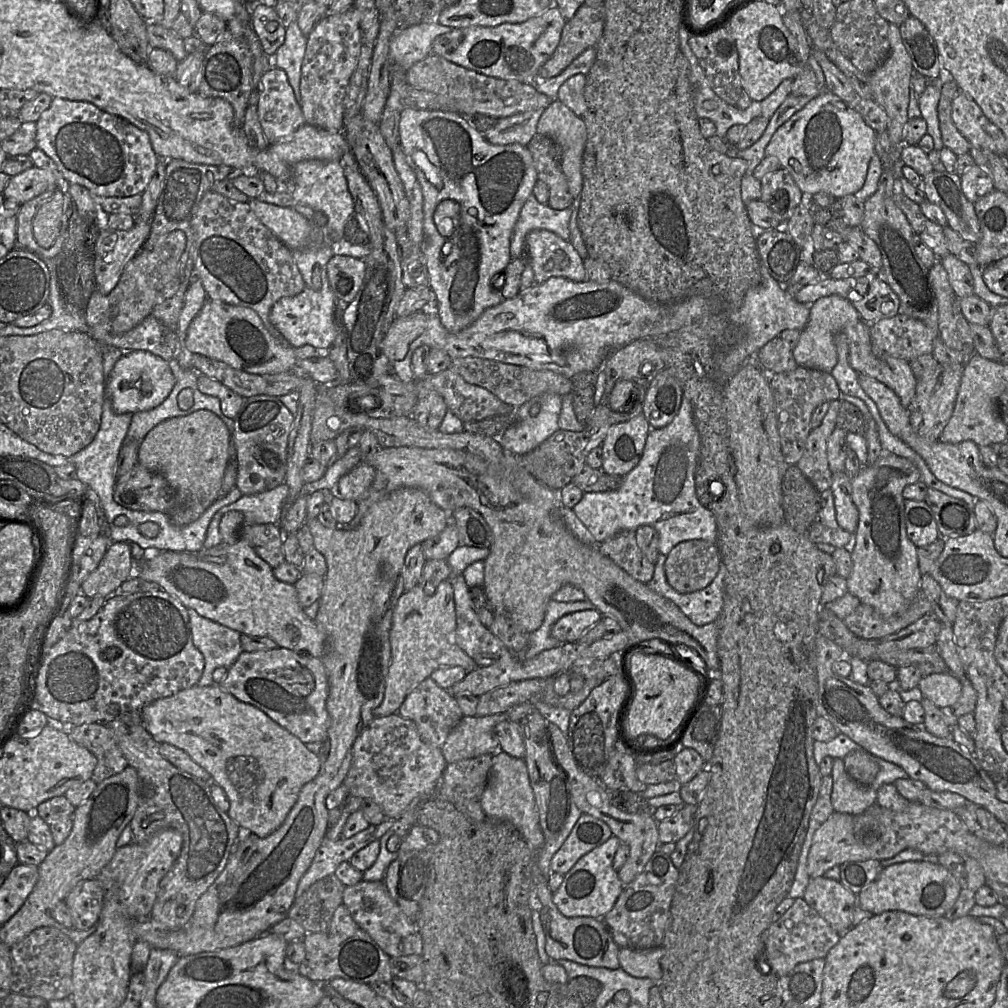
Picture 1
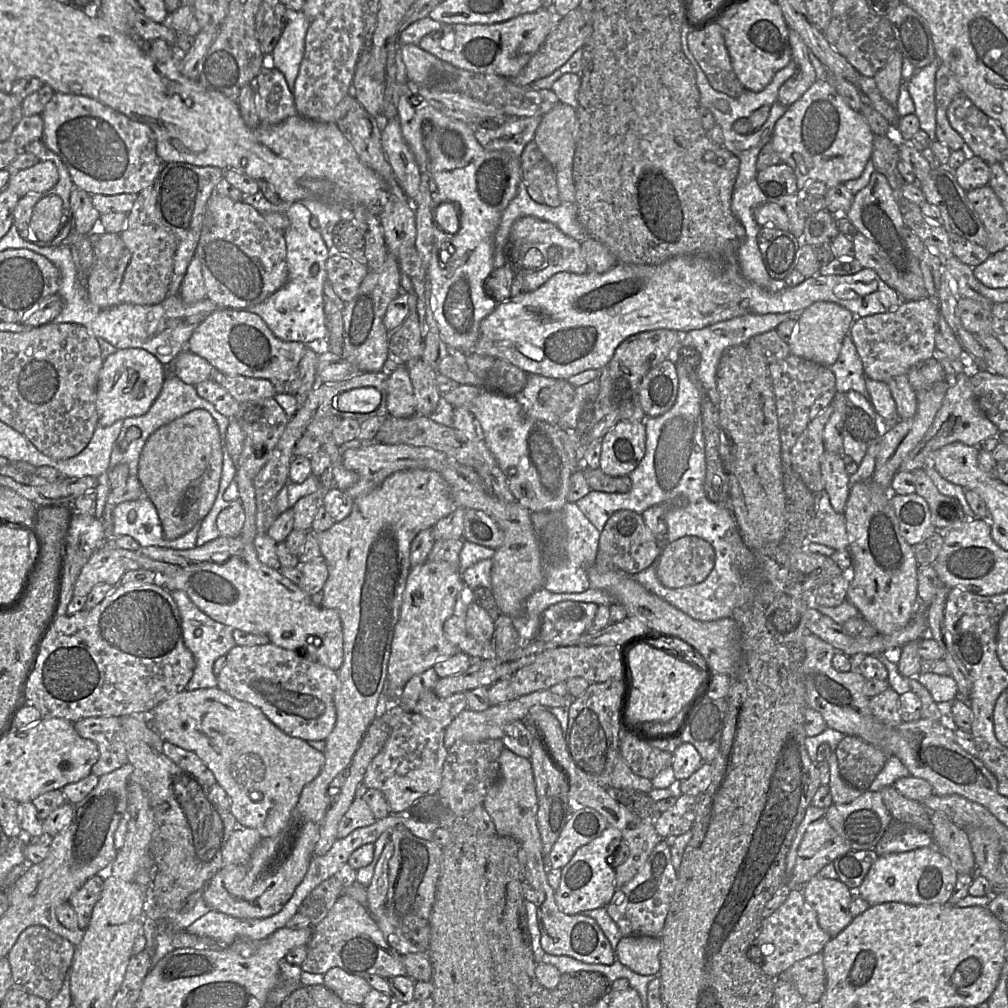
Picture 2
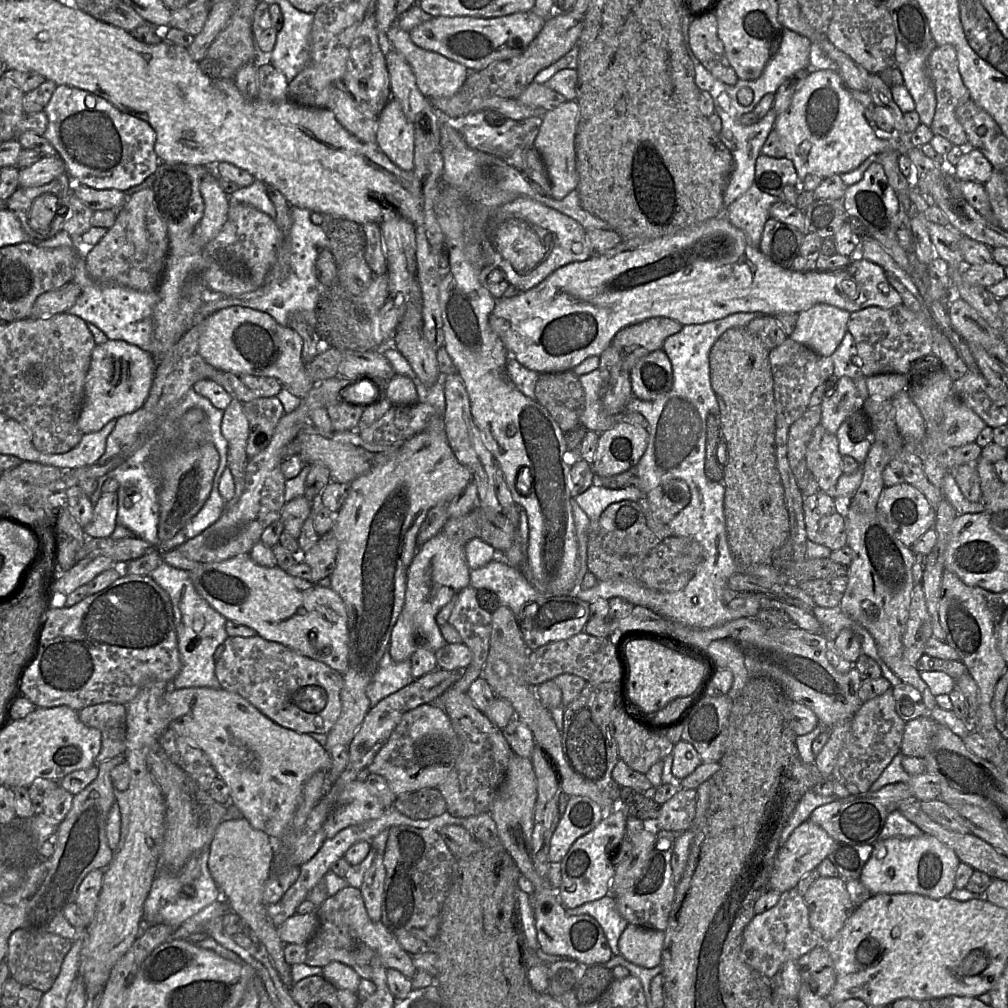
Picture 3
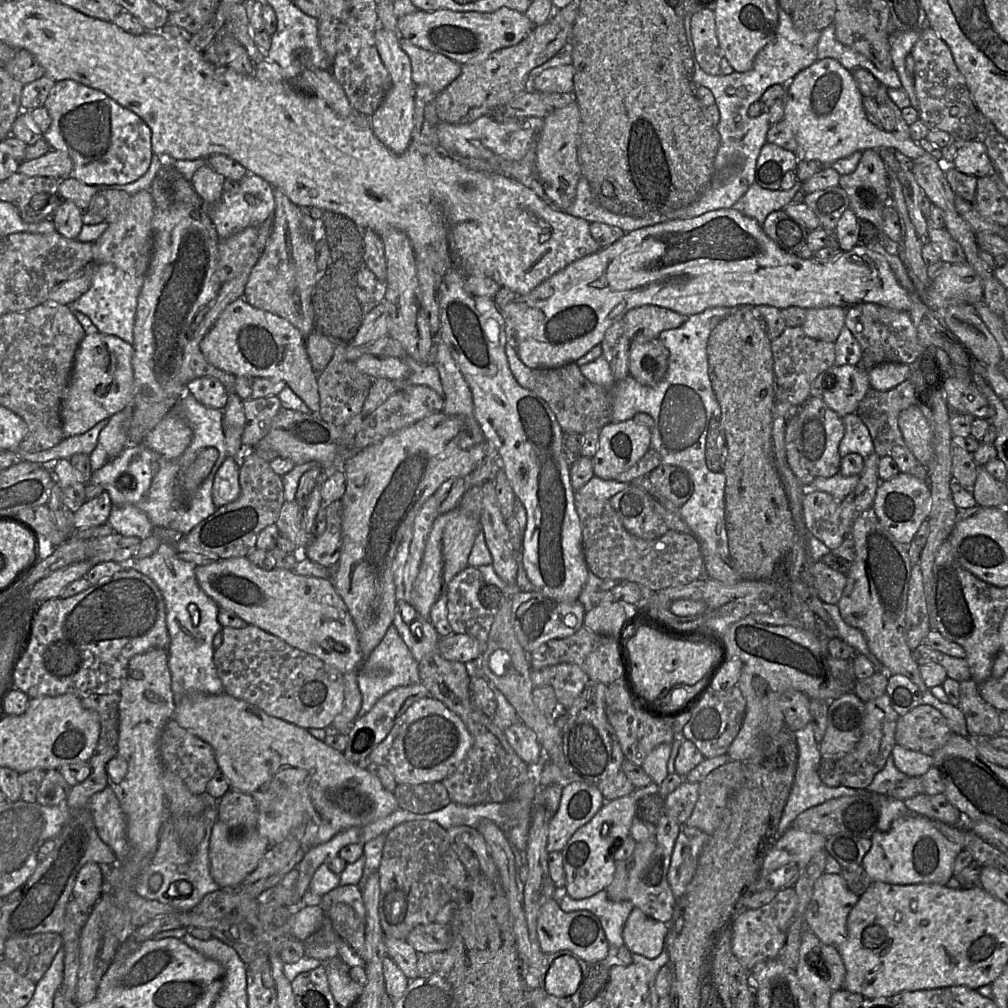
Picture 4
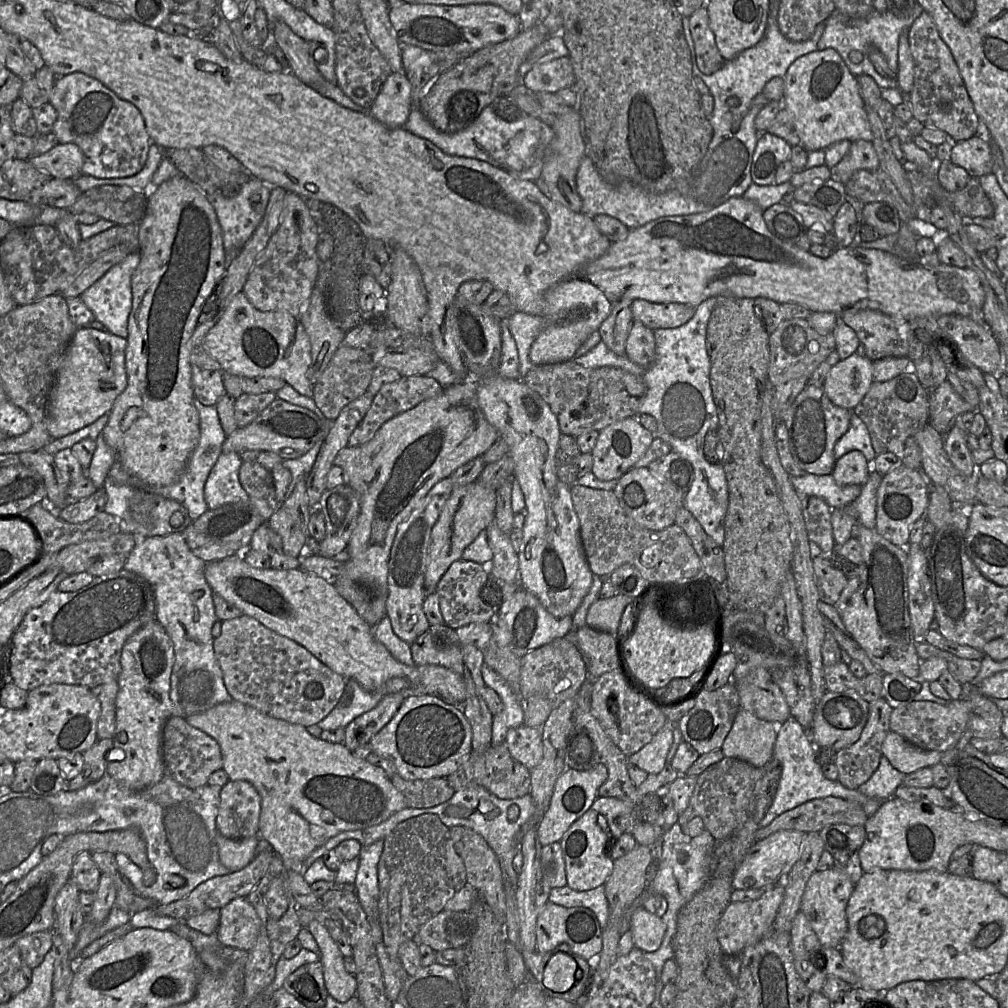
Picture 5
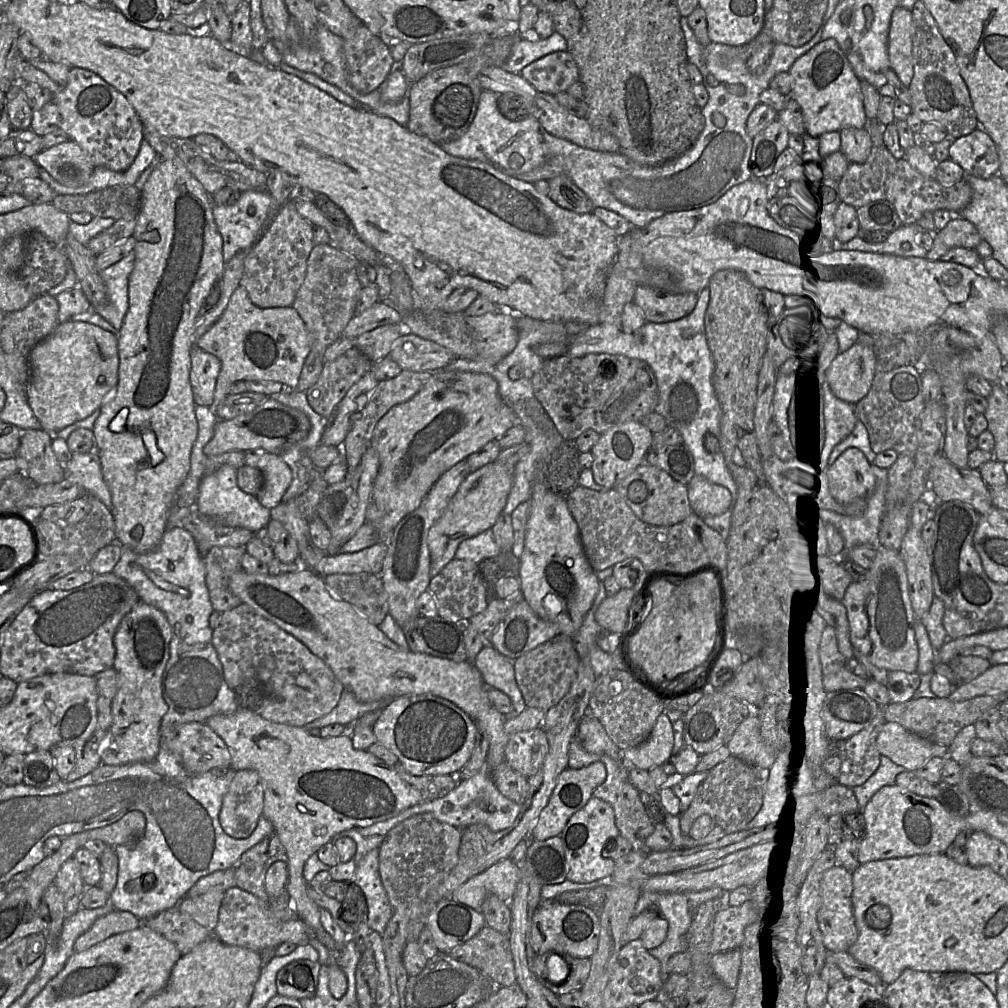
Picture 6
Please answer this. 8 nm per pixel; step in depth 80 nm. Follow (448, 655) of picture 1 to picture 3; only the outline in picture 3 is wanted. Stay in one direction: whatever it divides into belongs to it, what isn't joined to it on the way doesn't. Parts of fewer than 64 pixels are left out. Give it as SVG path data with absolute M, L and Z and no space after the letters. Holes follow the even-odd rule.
M439 532L417 550L407 571L404 606L393 628L389 644L390 656L395 662L410 659L419 648L436 653L447 644L436 623L436 615L469 585L470 568L466 562L464 546Z

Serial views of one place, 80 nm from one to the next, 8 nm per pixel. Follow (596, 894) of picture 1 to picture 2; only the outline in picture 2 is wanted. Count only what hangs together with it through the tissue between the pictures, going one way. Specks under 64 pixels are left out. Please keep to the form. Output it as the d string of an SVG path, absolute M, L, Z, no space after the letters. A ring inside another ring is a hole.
M609 826L599 837L580 847L571 860L561 869L560 884L555 890L554 896L563 913L576 915L585 910L606 907L609 904L617 889L615 871L611 862L621 840L621 831Z

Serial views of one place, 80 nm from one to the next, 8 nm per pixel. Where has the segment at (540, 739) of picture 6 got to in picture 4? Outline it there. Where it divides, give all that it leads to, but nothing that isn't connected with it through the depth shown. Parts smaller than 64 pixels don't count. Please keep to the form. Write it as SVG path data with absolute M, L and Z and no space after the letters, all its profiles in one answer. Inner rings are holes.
M520 720L504 731L515 753L528 765L538 766L543 760L543 750L536 733Z

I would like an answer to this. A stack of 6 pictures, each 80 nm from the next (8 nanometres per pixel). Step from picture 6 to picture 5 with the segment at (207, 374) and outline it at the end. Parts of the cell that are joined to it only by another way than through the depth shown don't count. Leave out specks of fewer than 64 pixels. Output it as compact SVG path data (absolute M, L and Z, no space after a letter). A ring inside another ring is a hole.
M191 366L194 398L204 406L215 406L226 394L220 370L207 370Z

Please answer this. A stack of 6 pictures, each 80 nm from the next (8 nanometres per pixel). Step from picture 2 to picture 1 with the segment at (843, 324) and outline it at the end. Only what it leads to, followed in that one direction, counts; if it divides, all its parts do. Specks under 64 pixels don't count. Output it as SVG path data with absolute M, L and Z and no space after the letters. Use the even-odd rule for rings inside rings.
M837 294L819 298L810 306L807 325L800 332L799 342L793 349L798 366L831 372L838 362L835 335L852 322L862 320L853 304Z

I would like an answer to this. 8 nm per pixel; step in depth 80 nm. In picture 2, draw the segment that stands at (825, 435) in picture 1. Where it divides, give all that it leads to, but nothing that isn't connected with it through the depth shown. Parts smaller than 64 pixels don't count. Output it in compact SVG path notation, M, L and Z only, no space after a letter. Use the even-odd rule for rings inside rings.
M829 405L810 420L791 449L790 467L813 493L824 490L820 466L821 458L826 451L823 432L832 412L833 407Z

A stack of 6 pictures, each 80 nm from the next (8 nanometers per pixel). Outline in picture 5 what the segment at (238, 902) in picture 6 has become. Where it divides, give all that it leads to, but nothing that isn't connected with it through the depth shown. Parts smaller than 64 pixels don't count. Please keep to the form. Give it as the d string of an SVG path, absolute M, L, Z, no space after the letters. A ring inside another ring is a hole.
M238 897L220 909L220 921L215 932L226 946L251 950L257 940L261 920L246 897Z

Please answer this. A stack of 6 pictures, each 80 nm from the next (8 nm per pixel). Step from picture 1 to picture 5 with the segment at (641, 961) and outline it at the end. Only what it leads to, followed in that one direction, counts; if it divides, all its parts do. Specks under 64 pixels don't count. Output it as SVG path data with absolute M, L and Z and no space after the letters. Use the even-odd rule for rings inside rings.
M639 907L630 917L629 930L634 947L649 953L660 947L666 933L666 925L662 918Z

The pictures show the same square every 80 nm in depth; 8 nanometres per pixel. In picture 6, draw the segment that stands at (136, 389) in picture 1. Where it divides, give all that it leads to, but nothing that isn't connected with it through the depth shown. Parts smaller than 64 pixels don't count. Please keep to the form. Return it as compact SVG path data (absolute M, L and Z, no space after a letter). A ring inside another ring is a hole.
M82 321L59 323L29 354L28 403L41 429L56 434L99 409L118 383L118 336Z

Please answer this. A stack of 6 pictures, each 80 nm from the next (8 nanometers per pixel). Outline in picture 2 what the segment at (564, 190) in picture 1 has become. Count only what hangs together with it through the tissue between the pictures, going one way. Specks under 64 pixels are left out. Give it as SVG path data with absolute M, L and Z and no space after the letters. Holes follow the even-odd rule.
M535 140L530 141L520 156L522 180L526 184L537 186L544 197L544 204L550 207L560 206L556 173L554 168L539 150Z

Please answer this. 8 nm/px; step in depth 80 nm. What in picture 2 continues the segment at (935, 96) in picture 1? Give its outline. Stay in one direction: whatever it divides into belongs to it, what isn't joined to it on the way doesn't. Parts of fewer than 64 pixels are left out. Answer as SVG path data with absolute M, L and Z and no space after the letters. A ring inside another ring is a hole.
M939 59L928 66L915 69L912 77L907 81L906 87L915 104L915 114L920 121L920 129L924 130L931 141L936 137L936 102L935 102L935 76L939 67Z

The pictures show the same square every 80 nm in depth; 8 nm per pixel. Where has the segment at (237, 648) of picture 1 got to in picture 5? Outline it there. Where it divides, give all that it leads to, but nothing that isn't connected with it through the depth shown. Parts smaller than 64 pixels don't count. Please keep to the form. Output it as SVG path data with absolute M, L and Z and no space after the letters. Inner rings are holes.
M172 533L137 541L126 556L123 567L145 579L153 590L156 620L164 627L173 645L174 662L170 677L172 716L184 719L233 700L225 688L223 674L214 654L211 632L218 619L213 591L205 578L206 565L193 554L182 533Z

